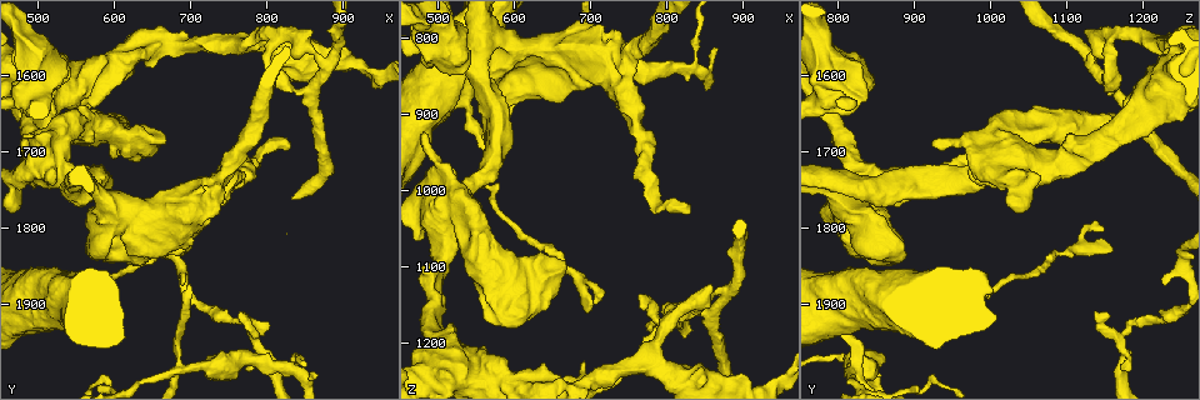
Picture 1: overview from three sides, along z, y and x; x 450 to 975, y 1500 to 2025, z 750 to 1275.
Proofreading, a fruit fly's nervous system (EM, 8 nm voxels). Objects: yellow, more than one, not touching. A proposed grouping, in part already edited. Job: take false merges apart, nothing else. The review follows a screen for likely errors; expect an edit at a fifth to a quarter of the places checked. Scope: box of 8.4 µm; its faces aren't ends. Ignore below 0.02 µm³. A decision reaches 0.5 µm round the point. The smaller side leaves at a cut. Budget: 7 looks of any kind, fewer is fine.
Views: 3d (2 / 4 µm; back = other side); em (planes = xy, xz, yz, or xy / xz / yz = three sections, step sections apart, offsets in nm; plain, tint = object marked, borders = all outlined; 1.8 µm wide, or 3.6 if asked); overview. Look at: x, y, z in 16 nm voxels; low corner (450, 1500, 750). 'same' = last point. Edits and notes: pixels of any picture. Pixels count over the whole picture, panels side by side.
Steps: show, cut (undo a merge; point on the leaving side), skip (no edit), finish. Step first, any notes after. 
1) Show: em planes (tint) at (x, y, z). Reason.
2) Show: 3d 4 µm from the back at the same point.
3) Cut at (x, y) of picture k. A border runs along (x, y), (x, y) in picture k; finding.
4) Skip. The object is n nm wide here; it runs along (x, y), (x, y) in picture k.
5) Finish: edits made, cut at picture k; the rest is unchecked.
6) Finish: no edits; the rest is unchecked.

Show: 3d 4 µm at (850, 1625, 1160). Touches itself.

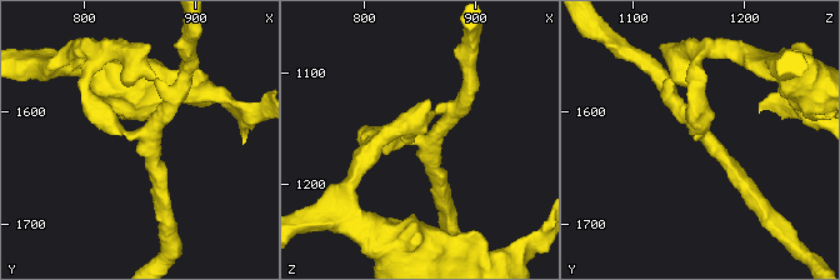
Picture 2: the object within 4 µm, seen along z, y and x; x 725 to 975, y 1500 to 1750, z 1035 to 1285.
Show: em planes (tint) at (846, 1622, 1160). Need the tissue.

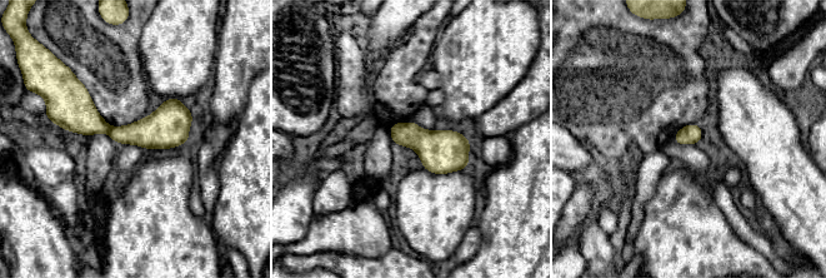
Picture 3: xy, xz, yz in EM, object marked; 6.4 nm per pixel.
Cut at (148, 132) of picture 3. A second neuron is stuck on.

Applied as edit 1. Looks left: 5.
Show: overview. Redraw.

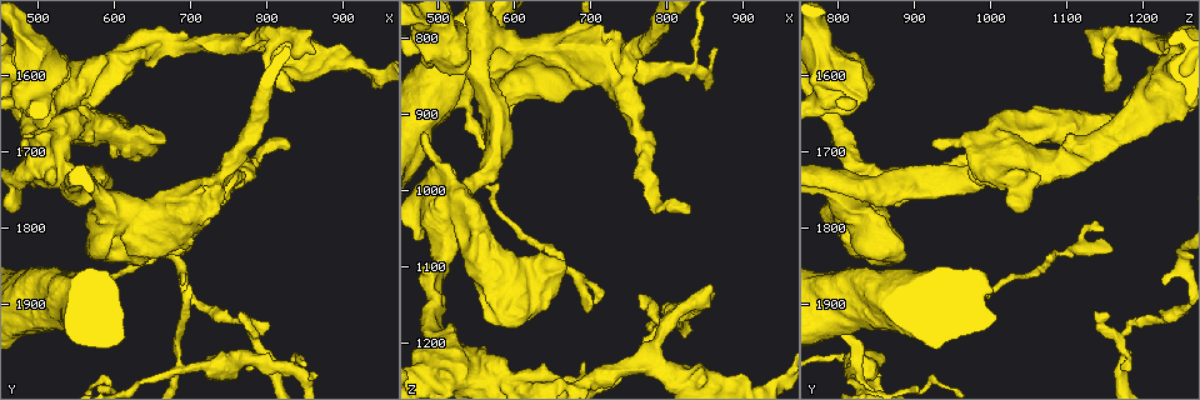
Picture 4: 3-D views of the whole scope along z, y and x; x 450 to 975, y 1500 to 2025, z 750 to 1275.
Show: em 3.6 µm planes (tint) at (485, 1625, 790). Three arms meet.

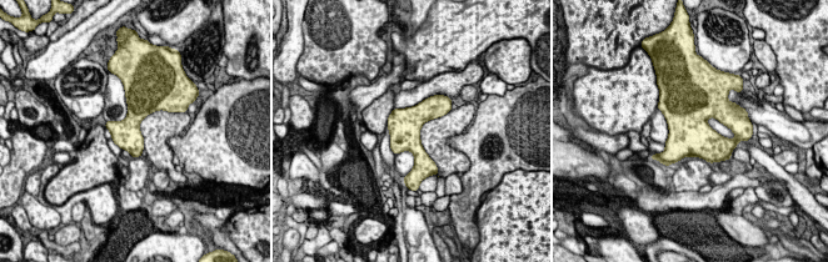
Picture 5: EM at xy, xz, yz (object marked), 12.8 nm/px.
Skip. All the same neuron.

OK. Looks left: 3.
Show: em planes (borders) at (590, 1810, 825). Calibre changes.

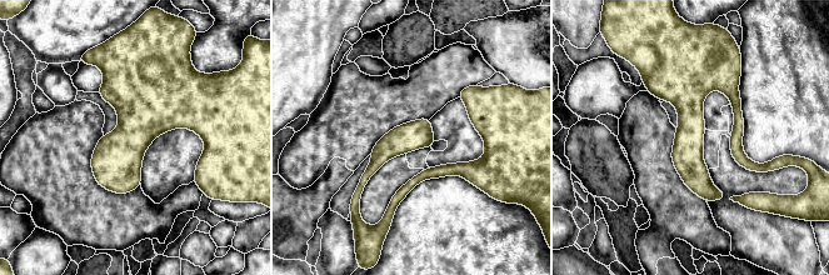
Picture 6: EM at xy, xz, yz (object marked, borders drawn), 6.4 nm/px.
Skip. Continuous, no second neuron.

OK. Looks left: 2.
Finish: edits made, cut at picture 3; the rest is unchecked.

